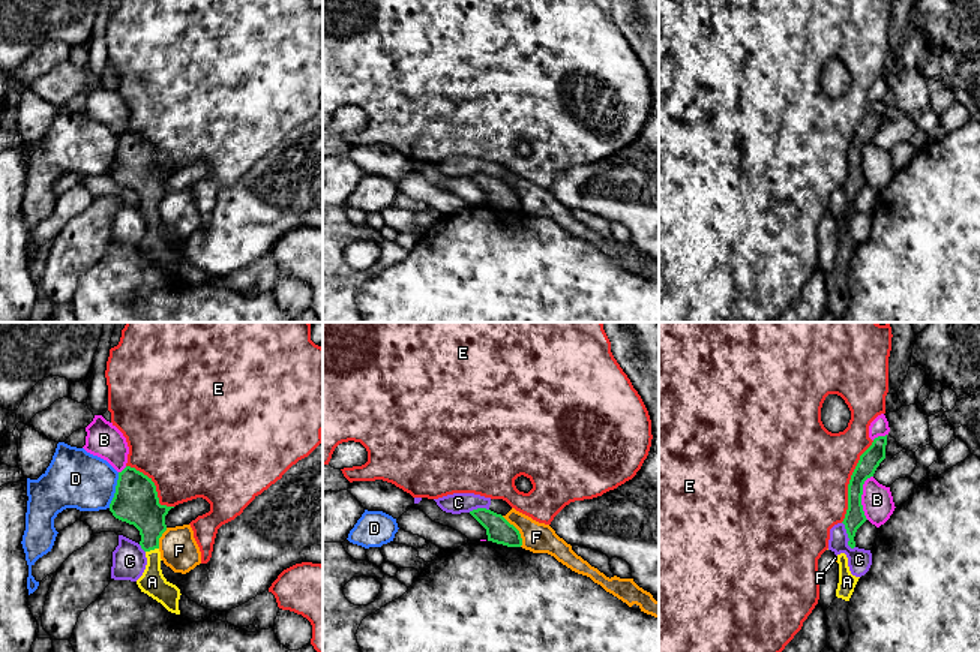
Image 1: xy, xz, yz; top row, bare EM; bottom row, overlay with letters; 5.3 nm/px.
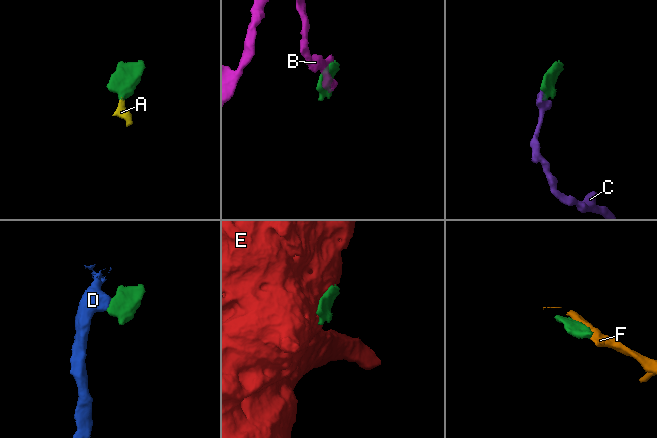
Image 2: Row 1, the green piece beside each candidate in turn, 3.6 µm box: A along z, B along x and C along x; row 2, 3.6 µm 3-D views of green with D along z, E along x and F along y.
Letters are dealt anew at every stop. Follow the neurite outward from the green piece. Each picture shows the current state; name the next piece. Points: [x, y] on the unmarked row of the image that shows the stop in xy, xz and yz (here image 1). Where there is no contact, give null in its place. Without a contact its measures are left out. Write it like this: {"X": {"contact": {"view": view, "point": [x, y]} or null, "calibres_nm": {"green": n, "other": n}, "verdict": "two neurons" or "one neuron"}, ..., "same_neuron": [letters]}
{"A": {"contact": {"view": "xy", "point": [152, 213]}, "calibres_nm": {"green": 220, "other": 140}, "verdict": "one neuron"}, "B": {"contact": {"view": "yz", "point": [860, 161]}, "calibres_nm": {"green": 110, "other": 170}, "verdict": "two neurons"}, "C": {"contact": {"view": "yz", "point": [848, 200]}, "calibres_nm": {"green": 110, "other": 130}, "verdict": "two neurons"}, "D": {"contact": {"view": "xy", "point": [116, 155]}, "calibres_nm": {"green": 240, "other": 320}, "verdict": "two neurons"}, "E": {"contact": {"view": "yz", "point": [850, 146]}, "calibres_nm": {"green": 110, "other": 480}, "verdict": "two neurons"}, "F": {"contact": {"view": "xz", "point": [518, 195]}, "calibres_nm": {"green": 140, "other": 160}, "verdict": "two neurons"}, "same_neuron": ["A"]}

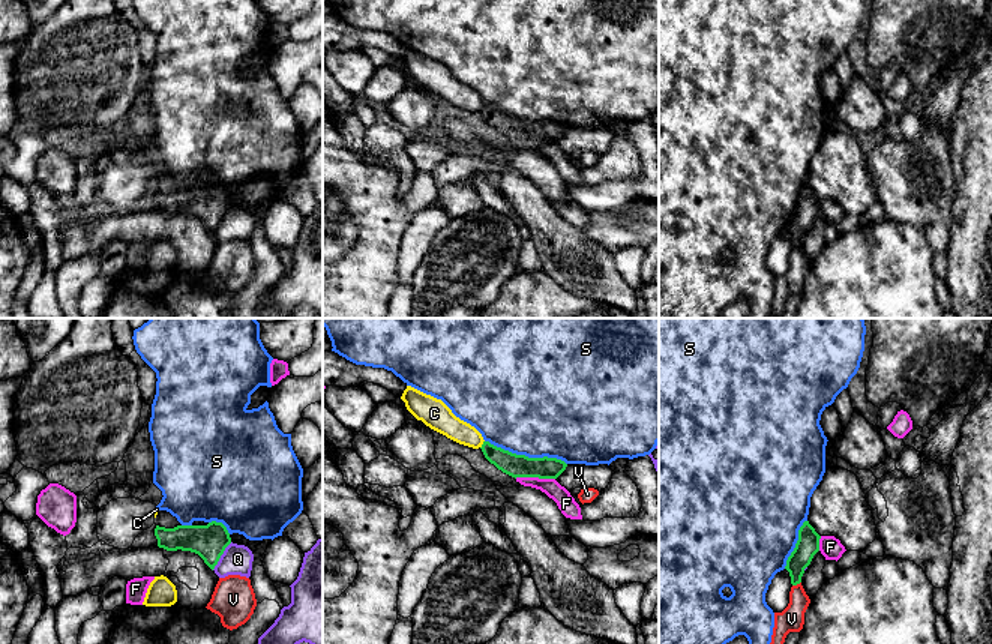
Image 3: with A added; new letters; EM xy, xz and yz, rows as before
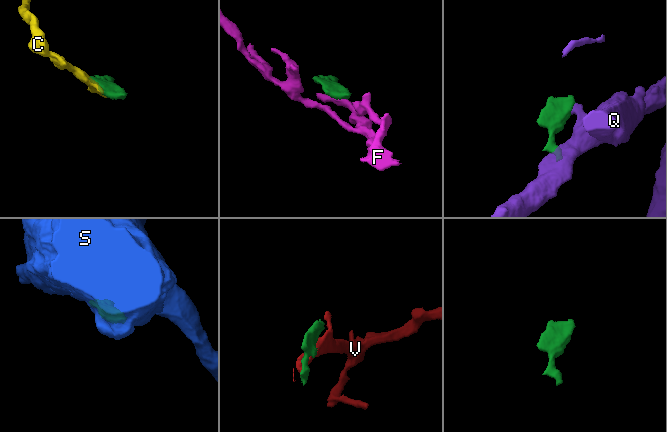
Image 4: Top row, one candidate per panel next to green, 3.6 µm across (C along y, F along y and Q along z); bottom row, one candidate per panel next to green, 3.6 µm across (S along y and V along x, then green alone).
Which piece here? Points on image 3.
{"C": {"contact": {"view": "xz", "point": [482, 108]}, "calibres_nm": {"green": 130, "other": 140}, "verdict": "two neurons"}, "F": {"contact": {"view": "xz", "point": [535, 140]}, "calibres_nm": {"green": 130, "other": 100}, "verdict": "two neurons"}, "Q": {"contact": {"view": "xy", "point": [221, 218]}, "calibres_nm": {"green": 180, "other": 160}, "verdict": "two neurons"}, "S": {"contact": {"view": "xz", "point": [524, 119]}, "calibres_nm": {"green": 130, "other": 500}, "verdict": "two neurons"}, "V": {"contact": {"view": "yz", "point": [796, 248]}, "calibres_nm": {"green": 120, "other": 140}, "verdict": "two neurons"}, "same_neuron": []}

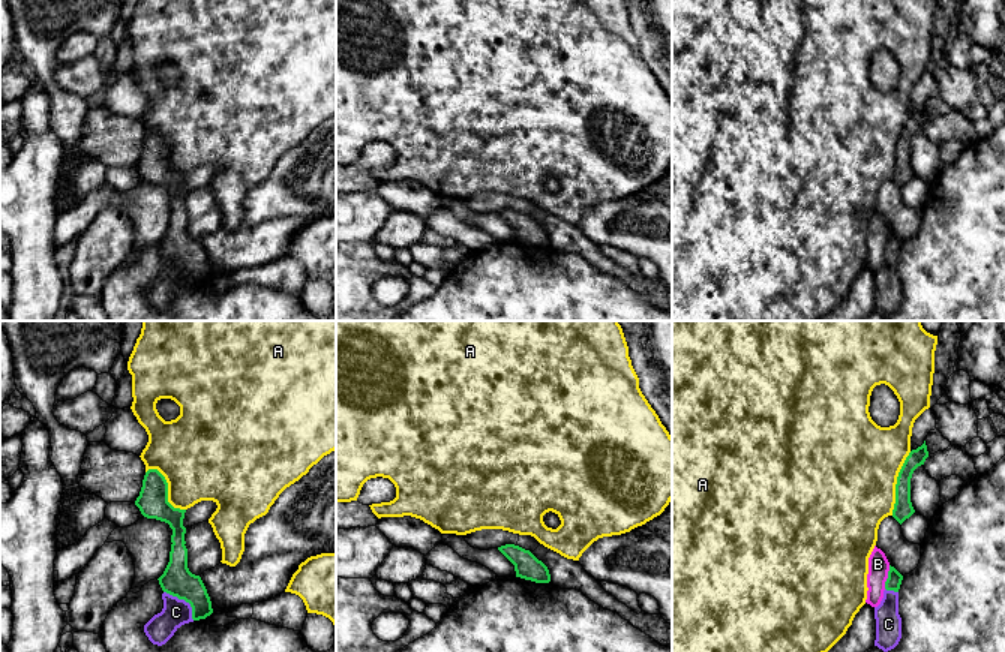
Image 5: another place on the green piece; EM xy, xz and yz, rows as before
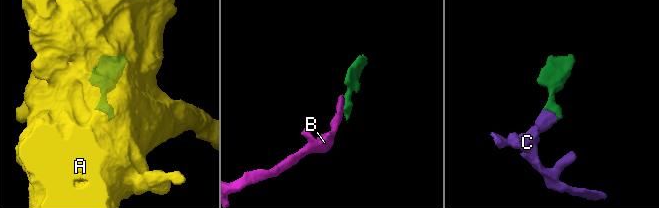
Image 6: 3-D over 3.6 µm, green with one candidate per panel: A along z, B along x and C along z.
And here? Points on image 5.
{"A": {"contact": {"view": "yz", "point": [897, 147]}, "calibres_nm": {"green": 100, "other": 480}, "verdict": "two neurons"}, "B": {"contact": {"view": "yz", "point": [888, 242]}, "calibres_nm": {"green": 80, "other": 110}, "verdict": "two neurons"}, "C": {"contact": {"view": "xy", "point": [185, 264]}, "calibres_nm": {"green": 170, "other": 150}, "verdict": "one neuron"}, "same_neuron": ["C"]}

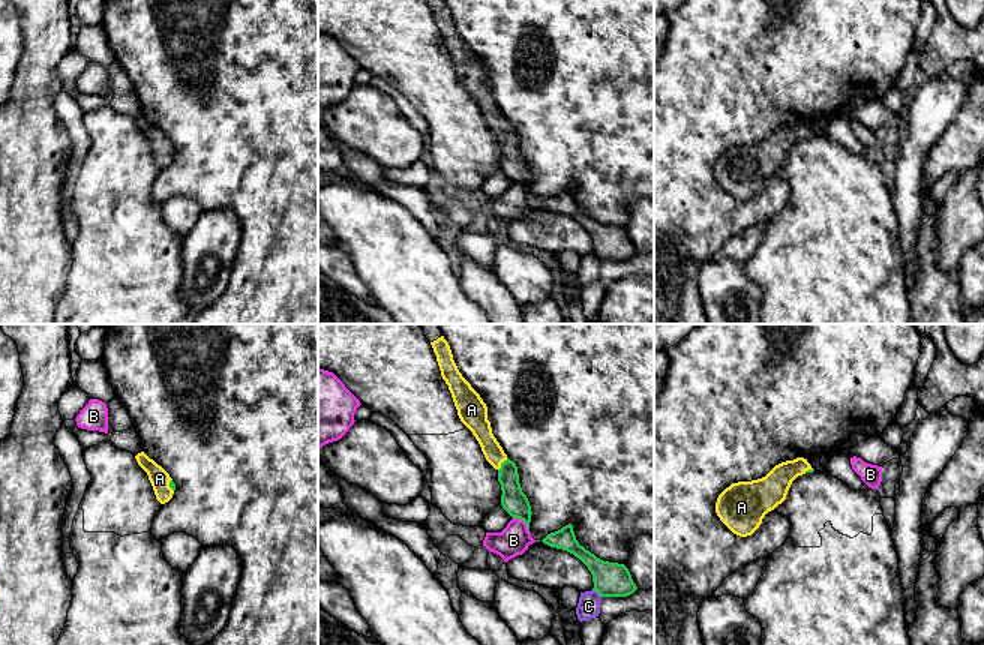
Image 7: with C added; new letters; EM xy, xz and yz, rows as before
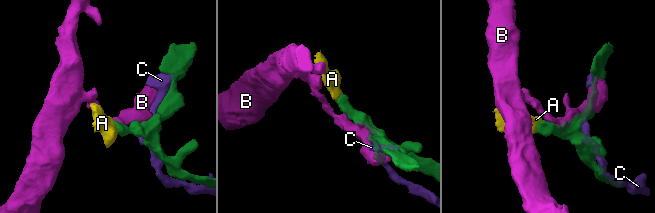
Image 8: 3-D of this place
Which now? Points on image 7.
{"A": {"contact": {"view": "xz", "point": [501, 128]}, "calibres_nm": {"green": 140, "other": 110}, "verdict": "one neuron"}, "B": {"contact": {"view": "xz", "point": [524, 185]}, "calibres_nm": {"green": 140, "other": 170}, "verdict": "two neurons"}, "C": {"contact": {"view": "xz", "point": [597, 255]}, "calibres_nm": {"green": 190, "other": 120}, "verdict": "two neurons"}, "same_neuron": ["A"]}

